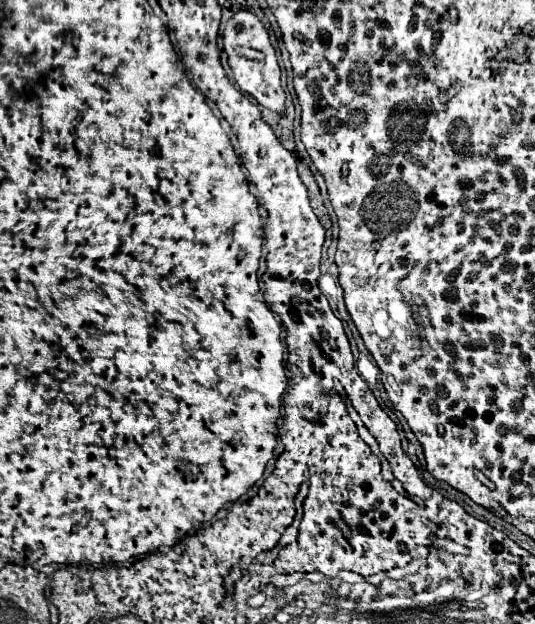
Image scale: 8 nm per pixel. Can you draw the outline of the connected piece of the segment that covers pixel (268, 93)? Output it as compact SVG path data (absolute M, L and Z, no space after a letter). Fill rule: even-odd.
M238 11L236 15L232 15L224 29L224 51L228 53L228 63L238 87L252 95L262 107L272 109L274 113L284 113L286 95L280 85L280 67L276 61L276 51L270 43L268 29L254 13Z

